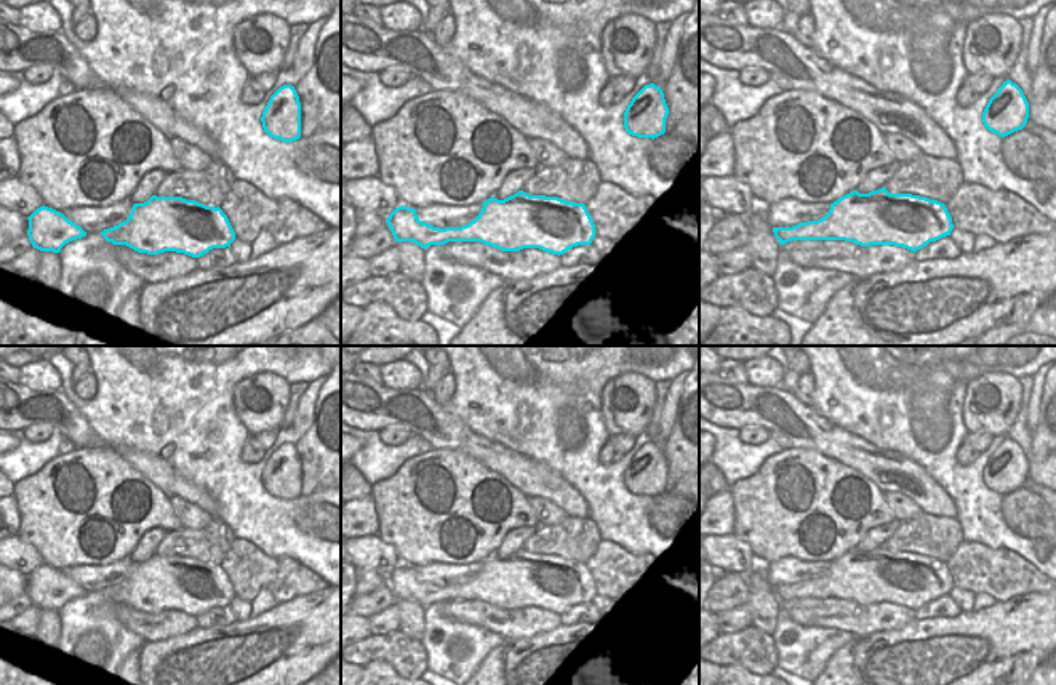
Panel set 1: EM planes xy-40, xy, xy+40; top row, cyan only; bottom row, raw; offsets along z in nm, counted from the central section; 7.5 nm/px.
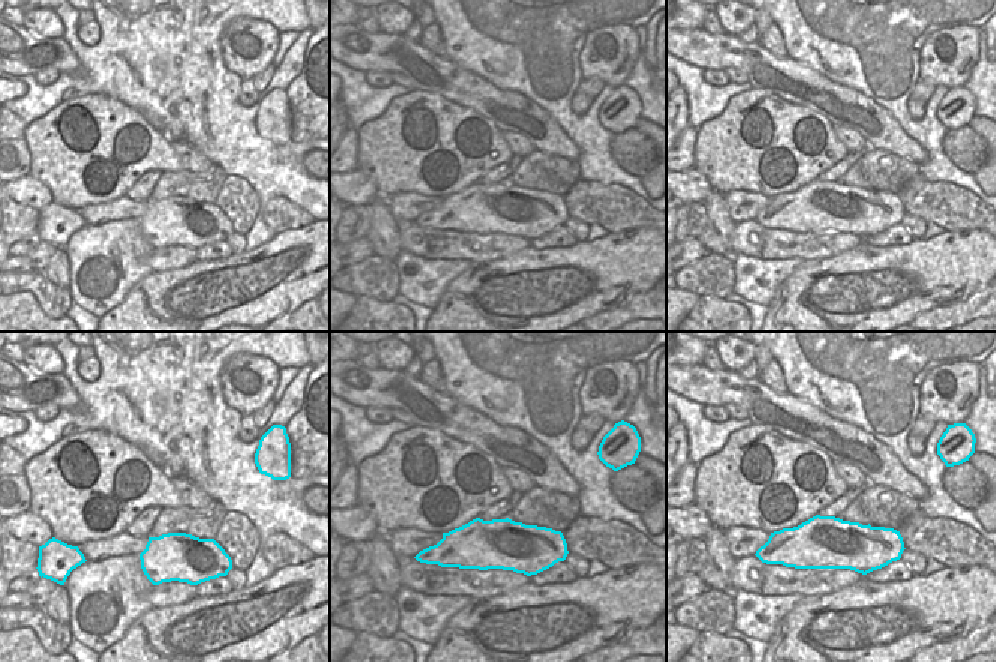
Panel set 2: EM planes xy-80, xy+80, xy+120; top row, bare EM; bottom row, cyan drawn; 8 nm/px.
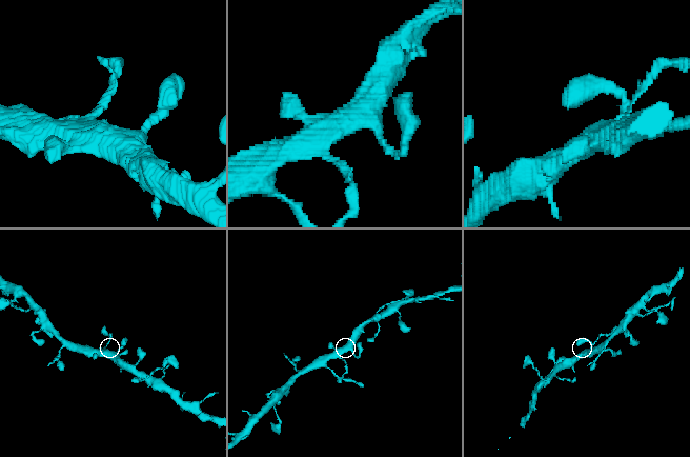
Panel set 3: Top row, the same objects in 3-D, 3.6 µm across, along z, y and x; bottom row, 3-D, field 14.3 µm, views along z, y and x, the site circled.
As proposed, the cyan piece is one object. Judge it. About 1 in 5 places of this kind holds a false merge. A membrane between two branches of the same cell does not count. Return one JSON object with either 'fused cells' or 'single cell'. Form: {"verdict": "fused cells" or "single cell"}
{"verdict": "single cell"}

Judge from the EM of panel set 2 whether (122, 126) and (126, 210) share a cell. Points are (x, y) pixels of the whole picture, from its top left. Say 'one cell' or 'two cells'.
two cells

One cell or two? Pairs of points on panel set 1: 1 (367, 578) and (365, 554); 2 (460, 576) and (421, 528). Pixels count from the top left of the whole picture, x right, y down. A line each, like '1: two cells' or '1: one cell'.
1: two cells
2: two cells

